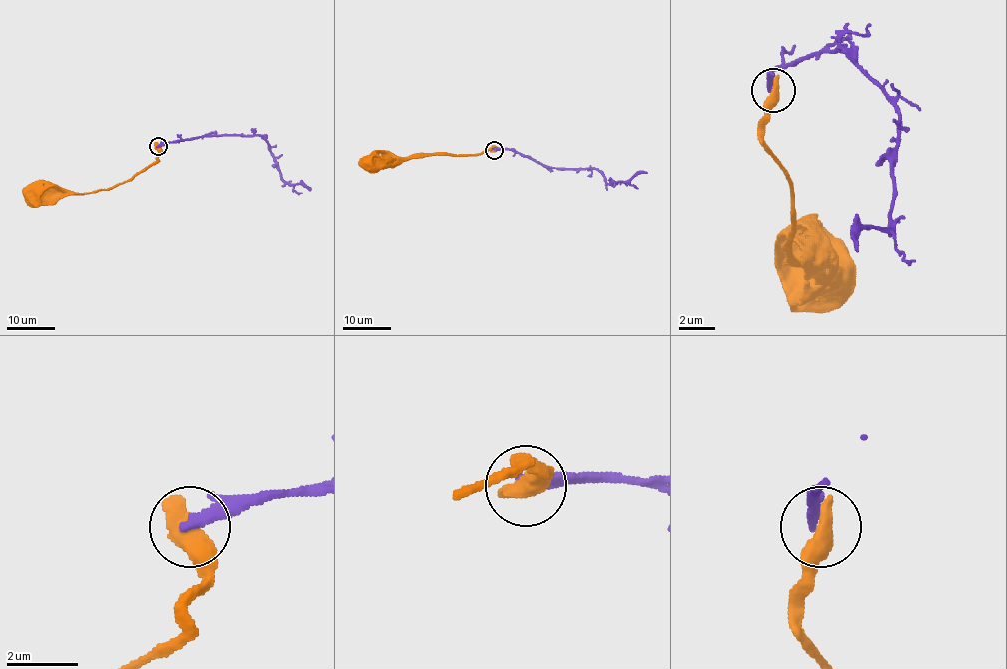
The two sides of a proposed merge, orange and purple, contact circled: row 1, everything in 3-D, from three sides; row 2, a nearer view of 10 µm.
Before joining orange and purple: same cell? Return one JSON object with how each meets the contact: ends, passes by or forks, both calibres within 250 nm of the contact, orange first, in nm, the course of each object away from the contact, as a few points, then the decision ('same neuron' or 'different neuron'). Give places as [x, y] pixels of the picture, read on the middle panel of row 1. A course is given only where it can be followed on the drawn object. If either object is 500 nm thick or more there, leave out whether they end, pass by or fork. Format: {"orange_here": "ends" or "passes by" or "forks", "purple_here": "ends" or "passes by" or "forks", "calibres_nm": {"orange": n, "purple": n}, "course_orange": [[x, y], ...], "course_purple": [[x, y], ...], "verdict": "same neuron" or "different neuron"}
{"calibres_nm": {"orange": 700, "purple": 300}, "course_orange": [[494, 150], [490, 148], [475, 155], [433, 154], [405, 157], [392, 163], [369, 163]], "course_purple": [[494, 149], [513, 149], [555, 168], [595, 168], [607, 184], [629, 181], [637, 174], [647, 173]], "verdict": "different neuron"}

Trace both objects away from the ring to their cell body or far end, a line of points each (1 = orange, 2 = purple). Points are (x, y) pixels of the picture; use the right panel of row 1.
1: (774, 91), (765, 149), (792, 184), (788, 251), (823, 286), (823, 282)
2: (770, 91), (770, 73), (819, 51), (841, 47), (898, 118), (889, 228), (863, 228), (854, 237), (858, 246)

